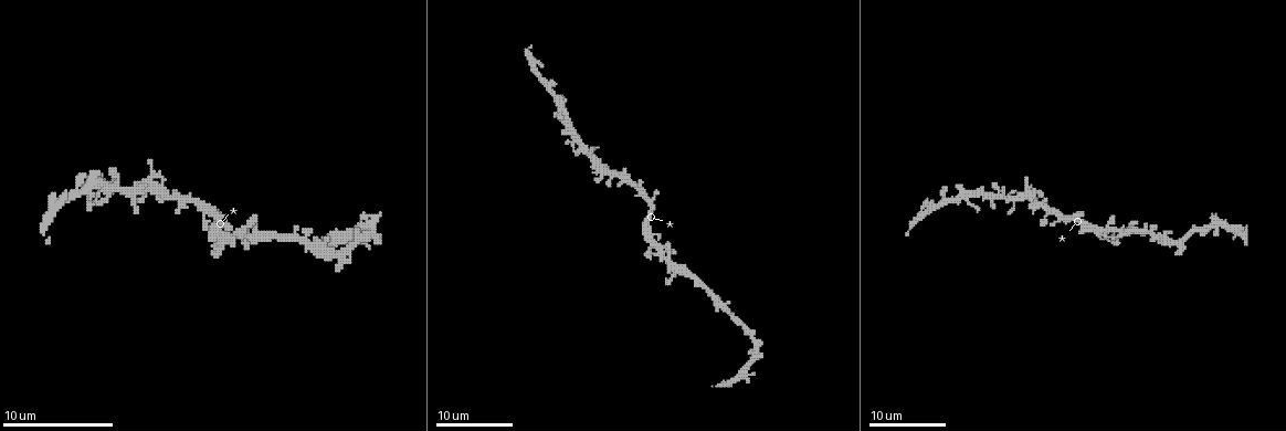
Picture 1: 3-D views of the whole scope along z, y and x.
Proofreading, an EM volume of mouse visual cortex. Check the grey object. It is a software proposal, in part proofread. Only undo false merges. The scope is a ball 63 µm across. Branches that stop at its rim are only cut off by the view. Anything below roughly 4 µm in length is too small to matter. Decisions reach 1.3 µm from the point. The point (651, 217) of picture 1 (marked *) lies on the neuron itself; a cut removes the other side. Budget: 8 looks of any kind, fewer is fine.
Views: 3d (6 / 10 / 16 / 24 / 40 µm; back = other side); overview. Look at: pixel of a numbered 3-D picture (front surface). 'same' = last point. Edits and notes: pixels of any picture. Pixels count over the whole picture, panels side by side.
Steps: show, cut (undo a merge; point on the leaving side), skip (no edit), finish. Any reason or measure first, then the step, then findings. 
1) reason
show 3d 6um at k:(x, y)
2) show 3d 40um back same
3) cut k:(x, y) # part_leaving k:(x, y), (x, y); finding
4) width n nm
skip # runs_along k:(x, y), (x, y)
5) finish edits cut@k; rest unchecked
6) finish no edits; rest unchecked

narrows sharply
show 3d 16um at 1:(552, 93)

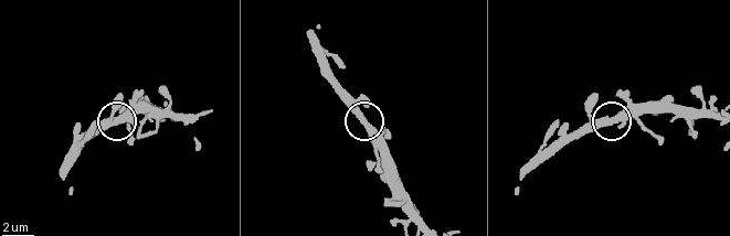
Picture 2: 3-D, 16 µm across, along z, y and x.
show 3d 16um back at 2:(366, 120)

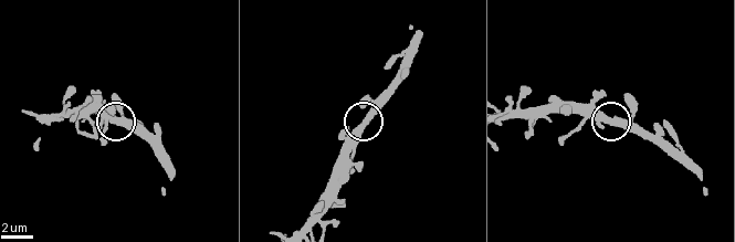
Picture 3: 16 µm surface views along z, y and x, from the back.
width 410 nm
skip # all the same neuron

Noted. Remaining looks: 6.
thick turns thin
show 3d 16um at 1:(1011, 197)

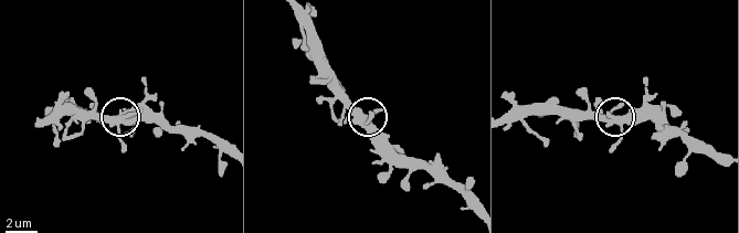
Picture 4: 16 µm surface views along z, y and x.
arms 4
skip # continuous, no second neuron

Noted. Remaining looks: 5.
thick turns thin
show 3d 16um at 1:(334, 239)

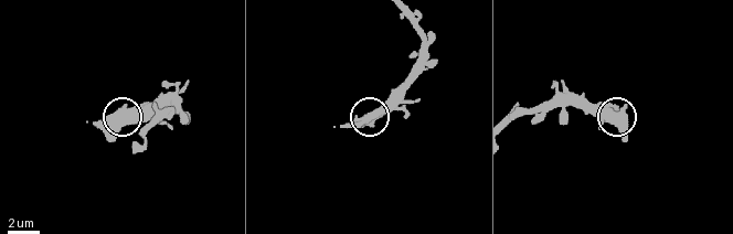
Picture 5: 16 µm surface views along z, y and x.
arms 3
skip # one neuron here

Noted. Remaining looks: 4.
sudden change in width
show 3d 10um at 1:(1211, 226)

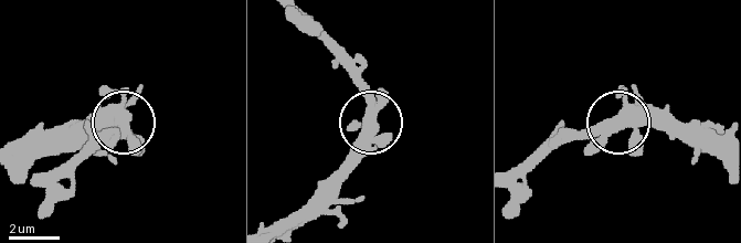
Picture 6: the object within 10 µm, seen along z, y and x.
skip # runs_along 6:(514, 172), (564, 143), (621, 122), (689, 122); all the same neuron

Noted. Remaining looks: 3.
finish no edits; rest unchecked

